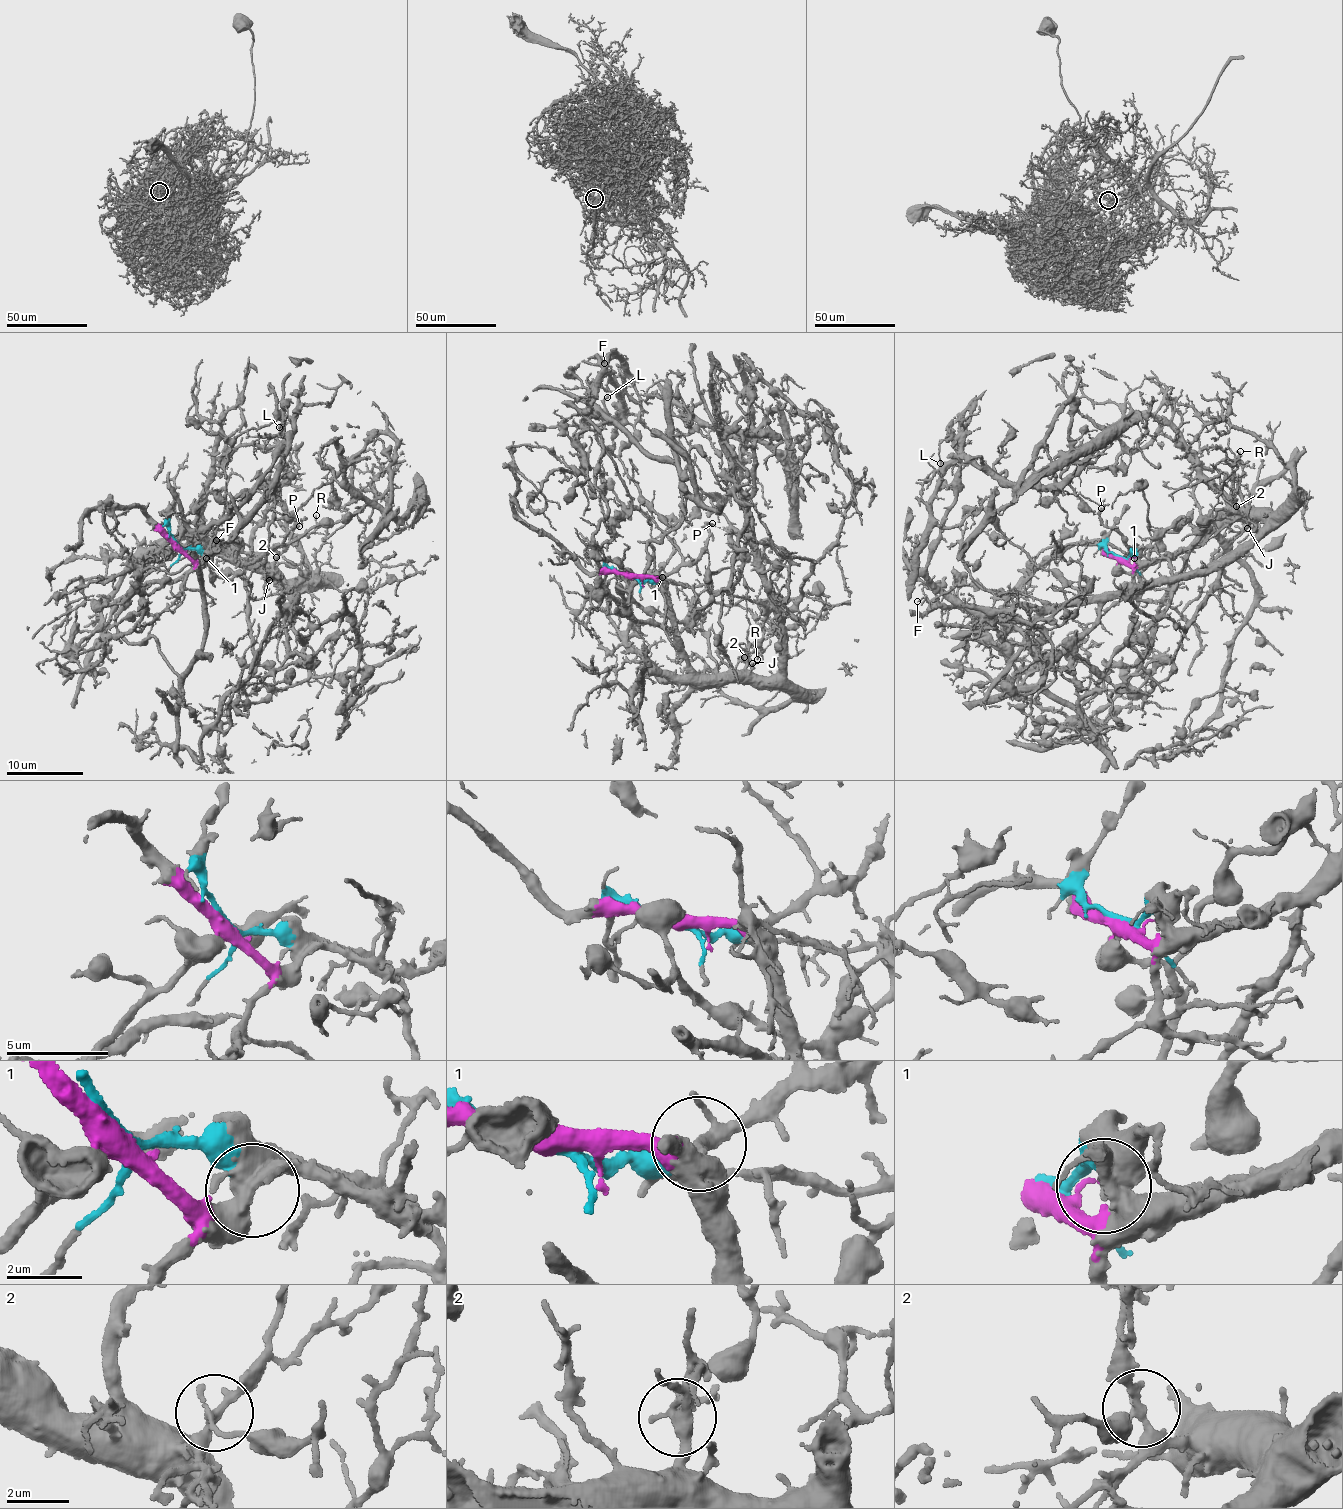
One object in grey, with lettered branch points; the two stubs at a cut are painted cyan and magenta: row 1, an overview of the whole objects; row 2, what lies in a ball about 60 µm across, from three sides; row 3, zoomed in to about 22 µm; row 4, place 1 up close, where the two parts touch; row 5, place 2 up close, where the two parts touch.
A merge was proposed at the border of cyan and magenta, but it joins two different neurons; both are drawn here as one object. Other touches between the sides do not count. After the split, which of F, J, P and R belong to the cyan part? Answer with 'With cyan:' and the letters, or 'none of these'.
With cyan: F

